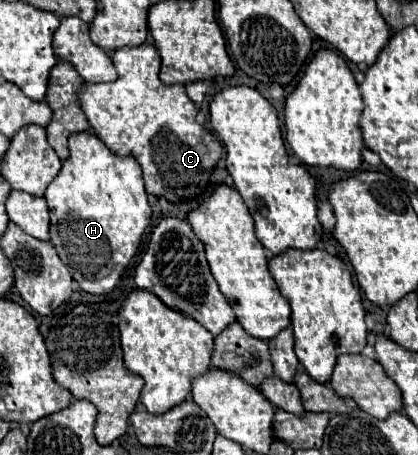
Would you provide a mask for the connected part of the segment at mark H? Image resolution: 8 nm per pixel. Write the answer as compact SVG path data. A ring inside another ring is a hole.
M81 131L69 137L69 157L63 161L61 173L45 189L45 199L51 213L51 245L57 249L61 261L71 271L73 279L83 291L109 293L121 279L125 267L139 249L141 235L145 233L151 217L151 205L143 187L141 165L133 157L113 153L95 133Z

